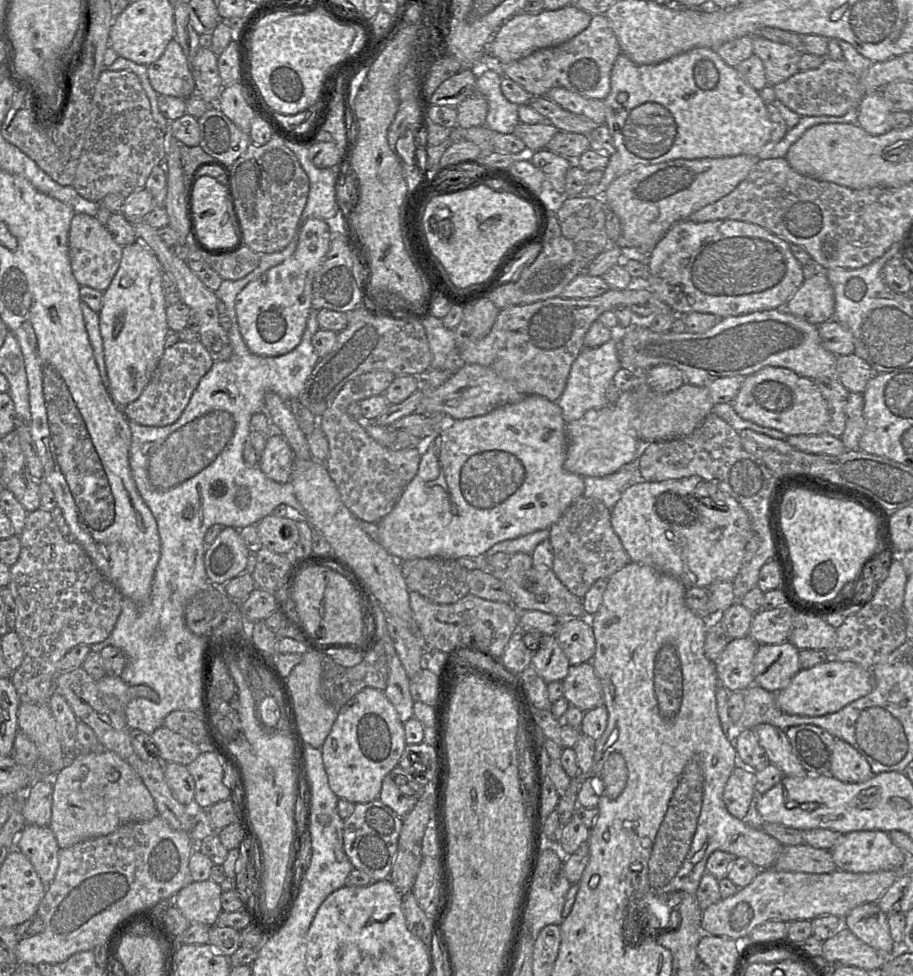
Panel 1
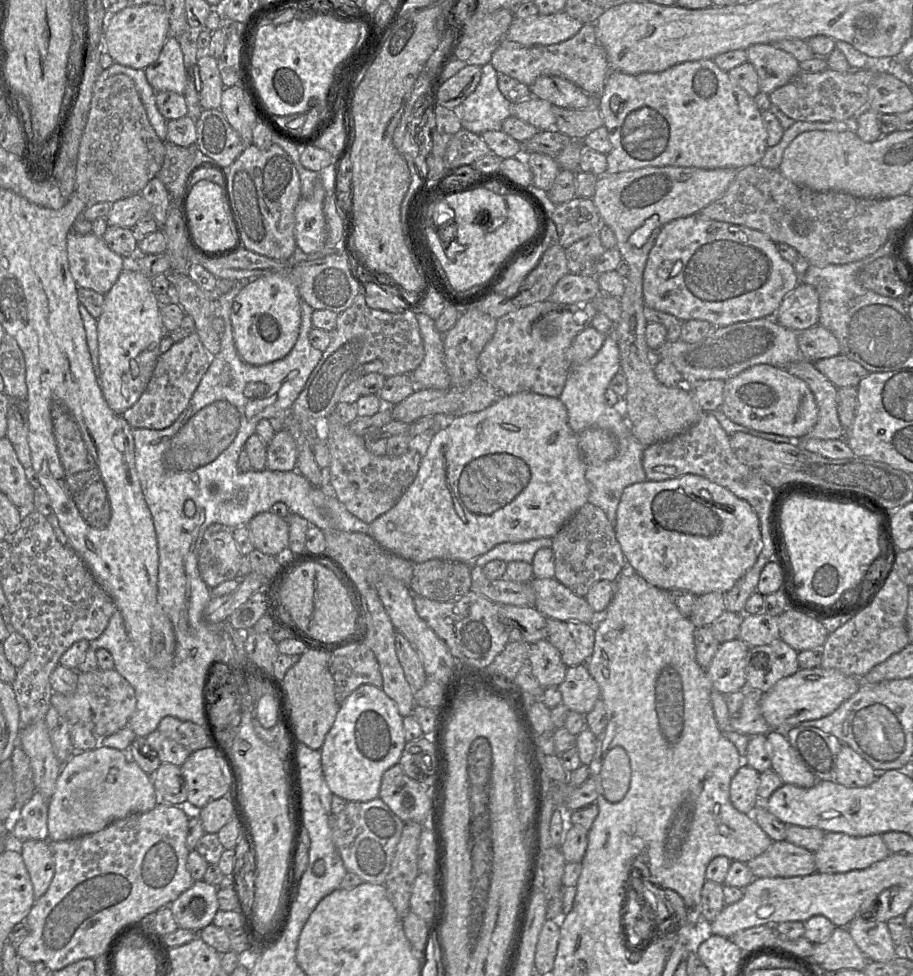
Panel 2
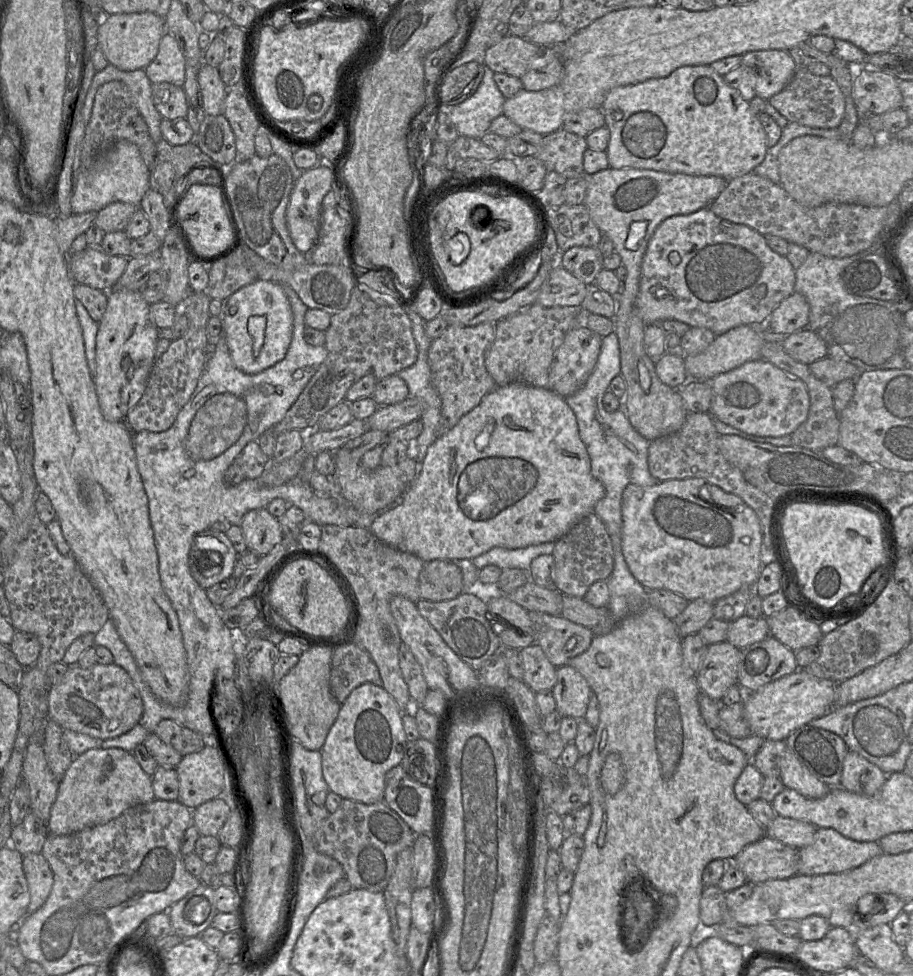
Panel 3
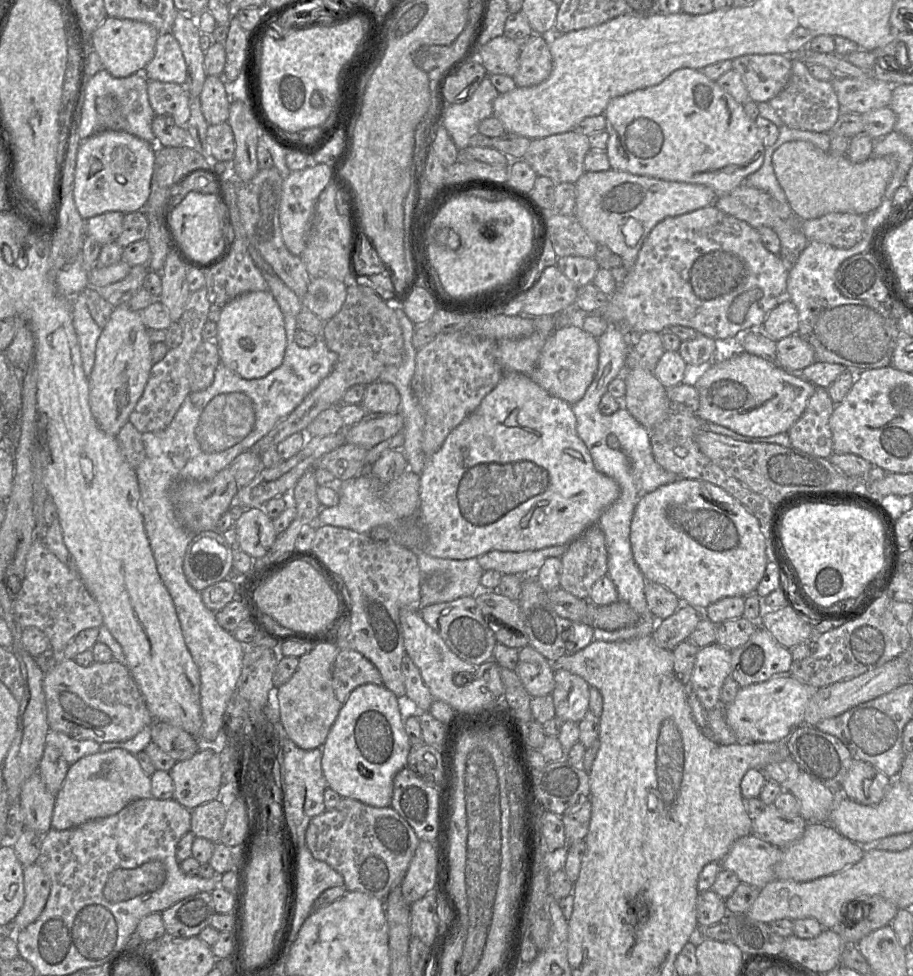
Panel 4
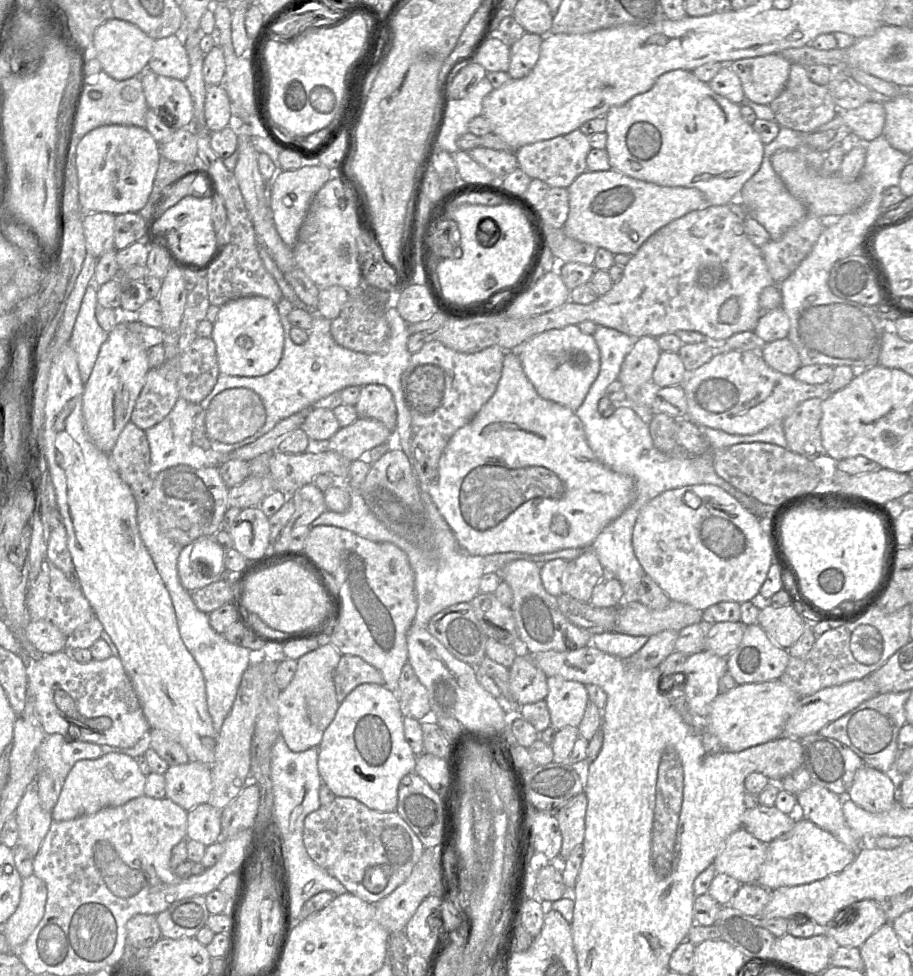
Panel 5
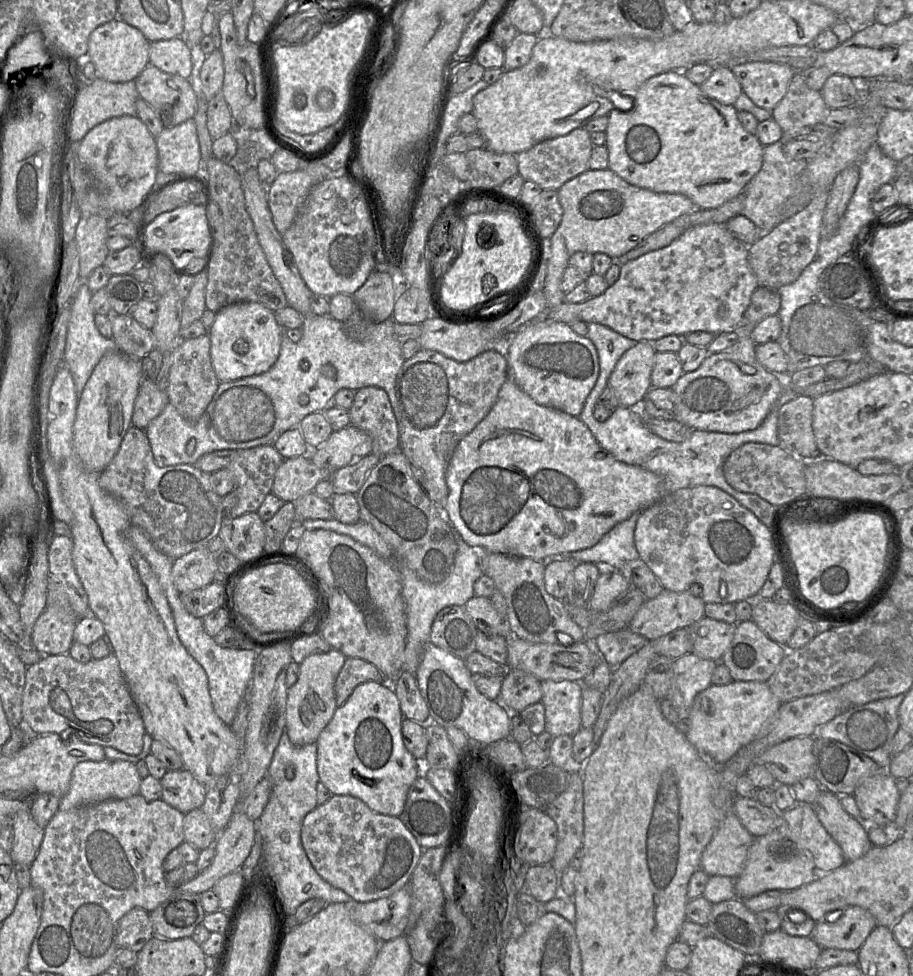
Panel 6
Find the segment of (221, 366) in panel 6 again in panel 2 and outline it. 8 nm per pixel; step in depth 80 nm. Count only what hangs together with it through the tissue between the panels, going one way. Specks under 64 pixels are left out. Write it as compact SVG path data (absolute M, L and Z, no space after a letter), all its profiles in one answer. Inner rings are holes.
M264 275L251 280L235 296L231 322L236 350L243 361L263 365L285 357L296 343L301 325L301 296L282 275Z

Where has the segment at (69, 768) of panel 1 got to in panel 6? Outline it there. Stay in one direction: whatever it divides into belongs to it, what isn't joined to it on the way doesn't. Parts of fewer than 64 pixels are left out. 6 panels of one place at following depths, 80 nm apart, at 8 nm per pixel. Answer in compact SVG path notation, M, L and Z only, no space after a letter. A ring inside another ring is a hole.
M123 760L83 761L71 776L68 792L60 799L59 810L68 811L110 799L127 799L139 794L142 778L134 763Z

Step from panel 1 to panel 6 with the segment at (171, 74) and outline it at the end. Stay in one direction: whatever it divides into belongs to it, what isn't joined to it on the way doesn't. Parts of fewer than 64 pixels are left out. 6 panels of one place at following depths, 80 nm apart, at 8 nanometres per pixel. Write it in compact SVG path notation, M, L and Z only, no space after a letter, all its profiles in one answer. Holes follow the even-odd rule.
M181 37L151 42L149 64L187 79L192 72L190 48Z

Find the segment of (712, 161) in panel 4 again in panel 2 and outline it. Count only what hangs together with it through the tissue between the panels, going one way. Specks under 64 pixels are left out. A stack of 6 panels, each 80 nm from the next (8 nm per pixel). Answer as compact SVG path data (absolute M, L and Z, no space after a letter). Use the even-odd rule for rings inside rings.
M713 59L687 61L676 64L662 72L645 72L637 75L625 74L618 71L610 72L603 92L597 97L597 107L603 117L604 125L609 132L612 144L611 151L607 154L606 173L614 174L644 167L696 167L703 169L744 167L758 164L763 158L767 146L768 131L761 116L761 111L755 104L754 97L736 85L729 77L728 72L720 69Z

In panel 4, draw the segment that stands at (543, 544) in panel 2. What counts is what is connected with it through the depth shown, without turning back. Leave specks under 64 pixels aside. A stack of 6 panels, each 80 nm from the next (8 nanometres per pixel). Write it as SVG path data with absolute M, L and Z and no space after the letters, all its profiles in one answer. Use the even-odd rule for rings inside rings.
M555 545L539 550L527 550L522 552L489 551L477 557L481 568L497 570L502 575L516 574L520 576L532 575L539 569L549 557L558 557L566 552L568 545Z

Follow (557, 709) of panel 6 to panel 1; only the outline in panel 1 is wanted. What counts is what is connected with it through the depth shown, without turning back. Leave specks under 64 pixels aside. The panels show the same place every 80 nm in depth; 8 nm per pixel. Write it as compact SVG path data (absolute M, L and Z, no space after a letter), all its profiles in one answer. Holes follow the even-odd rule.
M591 662L570 666L562 683L563 697L581 711L604 705L601 682Z

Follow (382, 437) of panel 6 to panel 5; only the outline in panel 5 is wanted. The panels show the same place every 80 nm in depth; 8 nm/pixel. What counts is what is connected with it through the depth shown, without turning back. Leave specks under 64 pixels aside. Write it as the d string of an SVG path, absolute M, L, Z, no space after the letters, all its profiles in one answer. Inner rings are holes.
M367 384L361 387L355 405L359 418L381 421L389 430L397 425L397 408L391 391L382 384Z

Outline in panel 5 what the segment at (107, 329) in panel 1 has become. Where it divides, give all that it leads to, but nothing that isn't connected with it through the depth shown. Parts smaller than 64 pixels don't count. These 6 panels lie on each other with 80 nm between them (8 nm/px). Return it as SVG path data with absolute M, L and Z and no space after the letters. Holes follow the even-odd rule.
M121 318L100 347L92 373L84 386L82 413L88 436L104 453L111 453L120 433L131 420L146 374L150 370L147 355L148 350L128 329L127 320Z

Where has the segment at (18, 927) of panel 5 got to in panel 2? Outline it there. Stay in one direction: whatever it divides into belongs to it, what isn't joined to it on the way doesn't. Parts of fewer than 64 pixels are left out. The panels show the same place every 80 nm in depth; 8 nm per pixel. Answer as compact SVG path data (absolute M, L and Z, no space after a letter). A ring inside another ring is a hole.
M27 840L17 845L23 856L37 900L48 890L55 874L50 841Z

